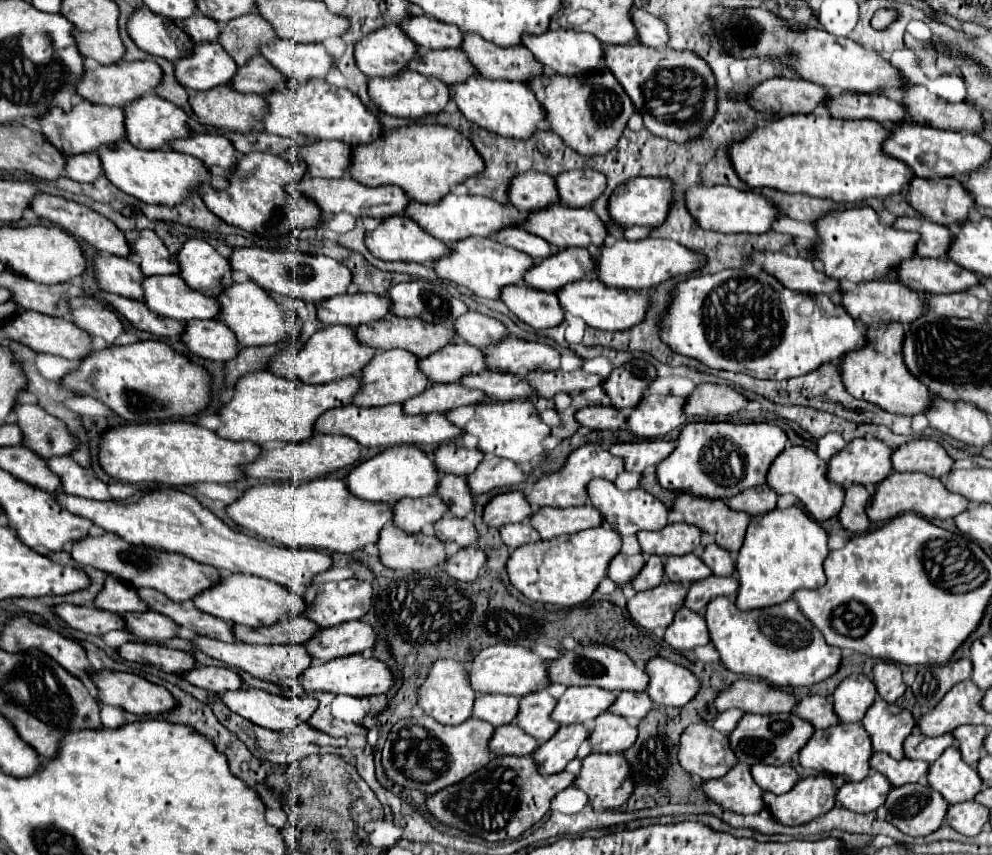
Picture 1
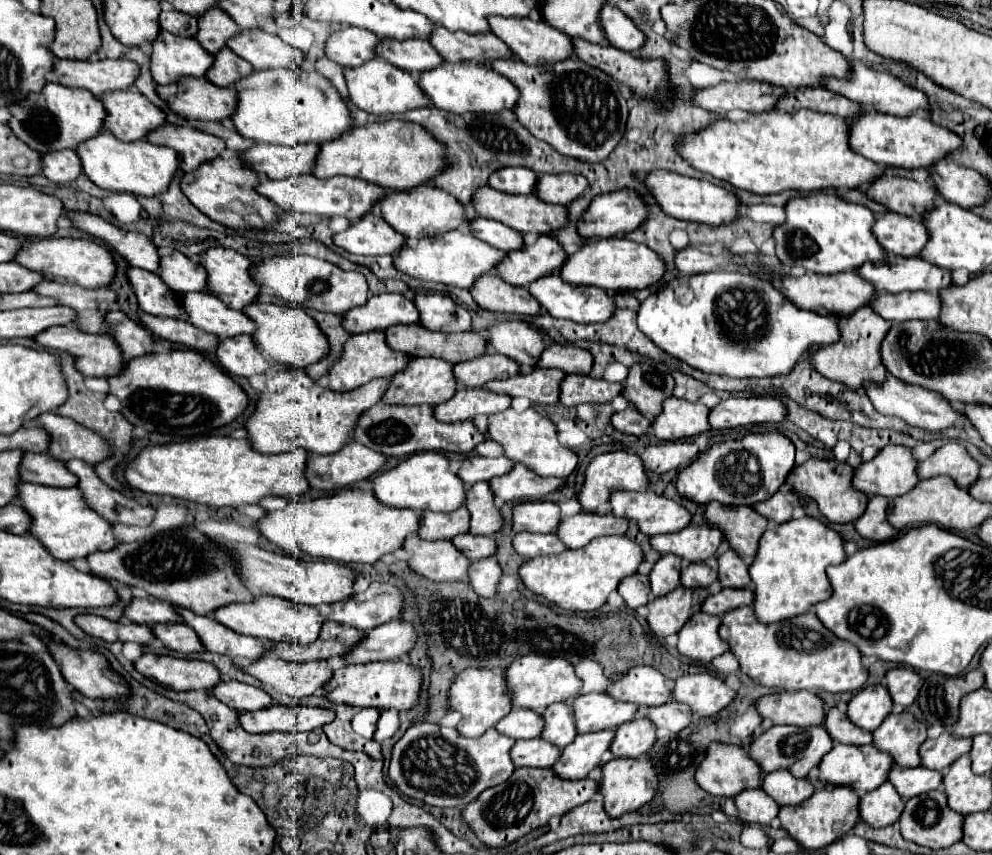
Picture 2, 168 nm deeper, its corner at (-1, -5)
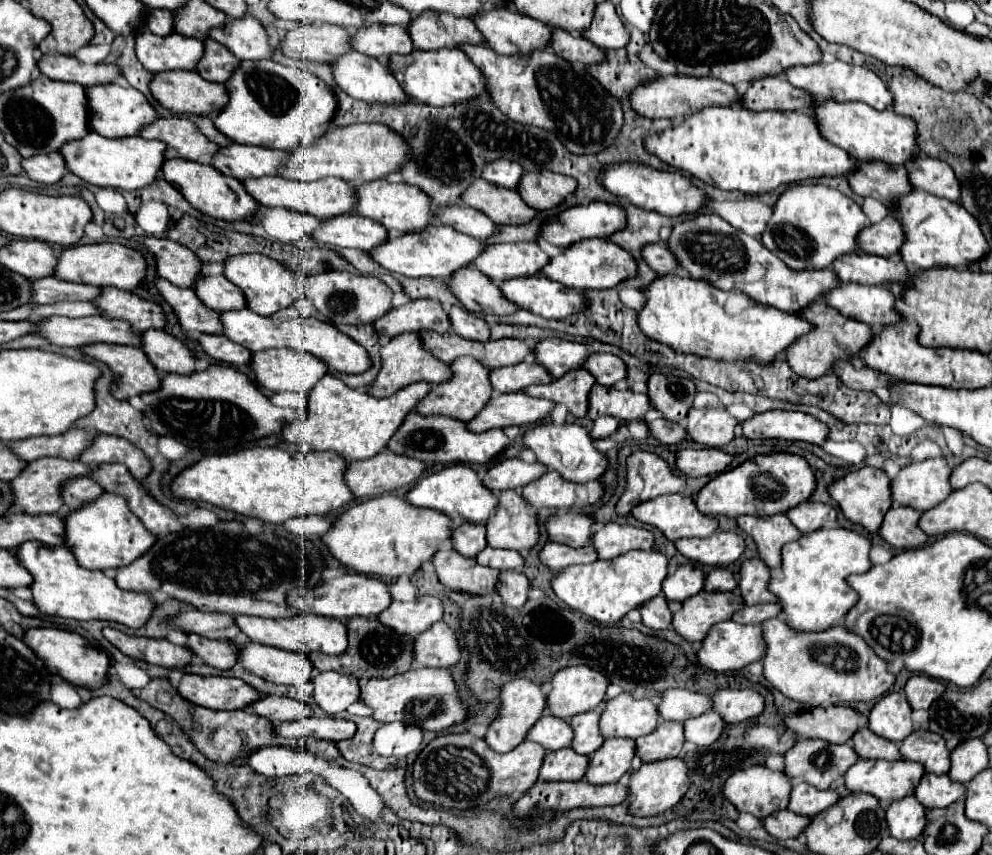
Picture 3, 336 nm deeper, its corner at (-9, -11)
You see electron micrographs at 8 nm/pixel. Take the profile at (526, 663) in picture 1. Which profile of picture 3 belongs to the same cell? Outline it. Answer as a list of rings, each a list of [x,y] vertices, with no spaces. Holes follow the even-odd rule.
[[[583,665],[561,669],[551,683],[553,689],[547,695],[547,707],[551,709],[551,715],[561,719],[591,711],[605,701],[605,691],[609,687],[603,673]]]

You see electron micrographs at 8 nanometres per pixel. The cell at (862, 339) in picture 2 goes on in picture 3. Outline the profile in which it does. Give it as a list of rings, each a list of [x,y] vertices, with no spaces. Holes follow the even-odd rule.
[[[815,303],[815,307],[807,307],[807,311],[799,311],[799,317],[807,319],[809,323],[815,323],[815,331],[811,331],[811,333],[803,335],[803,339],[795,341],[791,345],[791,349],[787,349],[785,359],[787,359],[789,367],[793,367],[793,371],[805,379],[817,379],[817,377],[829,373],[831,365],[837,359],[851,361],[851,357],[863,347],[863,343],[869,343],[871,335],[873,335],[873,329],[869,325],[843,317],[839,311],[835,311],[827,303]]]

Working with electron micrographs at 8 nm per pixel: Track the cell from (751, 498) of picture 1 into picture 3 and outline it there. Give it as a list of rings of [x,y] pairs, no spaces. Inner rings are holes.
[[[807,501],[801,503],[801,507],[793,507],[791,511],[787,511],[787,517],[803,533],[813,533],[825,525],[837,523],[835,507],[825,503],[815,503],[815,501]]]

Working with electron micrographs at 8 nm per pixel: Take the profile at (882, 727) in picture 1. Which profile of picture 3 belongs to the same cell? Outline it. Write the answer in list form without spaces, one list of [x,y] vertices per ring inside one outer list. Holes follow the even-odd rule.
[[[917,729],[899,745],[899,751],[903,759],[921,763],[927,773],[945,775],[951,769],[945,739],[937,733]]]

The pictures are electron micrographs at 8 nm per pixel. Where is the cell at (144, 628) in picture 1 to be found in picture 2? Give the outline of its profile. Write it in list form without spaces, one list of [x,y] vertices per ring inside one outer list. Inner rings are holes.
[[[159,623],[151,627],[153,635],[163,641],[165,647],[179,651],[179,653],[193,653],[193,651],[203,651],[203,645],[197,637],[197,633],[183,625],[183,623]]]

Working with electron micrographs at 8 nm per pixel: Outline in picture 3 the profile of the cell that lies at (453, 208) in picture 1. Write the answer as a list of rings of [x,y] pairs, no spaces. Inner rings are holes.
[[[377,179],[371,183],[359,185],[357,195],[359,195],[359,205],[355,211],[363,217],[375,219],[385,229],[395,229],[399,233],[411,233],[411,231],[425,229],[433,221],[431,199],[423,191],[419,191],[419,187],[413,187],[407,183],[389,183],[387,179]]]

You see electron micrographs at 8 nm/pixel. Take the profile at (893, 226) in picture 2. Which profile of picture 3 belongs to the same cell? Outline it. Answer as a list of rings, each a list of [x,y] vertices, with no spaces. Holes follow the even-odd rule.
[[[891,215],[859,231],[859,251],[869,255],[889,257],[899,253],[903,243],[903,229]]]

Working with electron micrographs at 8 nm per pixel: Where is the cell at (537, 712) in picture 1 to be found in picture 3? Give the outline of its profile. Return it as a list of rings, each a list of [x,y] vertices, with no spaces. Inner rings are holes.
[[[587,711],[571,717],[571,727],[575,731],[573,751],[581,755],[591,755],[603,745],[603,735],[599,731],[599,715],[601,711]]]

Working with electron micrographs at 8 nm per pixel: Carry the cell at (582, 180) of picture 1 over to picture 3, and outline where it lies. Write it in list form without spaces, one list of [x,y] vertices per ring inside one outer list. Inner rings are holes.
[[[527,171],[519,181],[517,193],[535,211],[557,207],[567,195],[575,191],[575,179],[555,175],[551,171]]]

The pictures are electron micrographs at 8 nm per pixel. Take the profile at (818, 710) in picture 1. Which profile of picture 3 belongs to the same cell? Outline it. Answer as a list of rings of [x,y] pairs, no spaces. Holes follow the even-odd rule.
[[[859,729],[853,735],[853,749],[861,759],[887,759],[887,761],[899,761],[899,745],[875,735],[869,729]]]

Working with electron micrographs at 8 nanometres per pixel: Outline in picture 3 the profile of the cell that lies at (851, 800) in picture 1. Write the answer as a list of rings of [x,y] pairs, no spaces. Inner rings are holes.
[[[915,797],[895,801],[887,809],[887,825],[897,839],[919,839],[927,825],[925,807]]]

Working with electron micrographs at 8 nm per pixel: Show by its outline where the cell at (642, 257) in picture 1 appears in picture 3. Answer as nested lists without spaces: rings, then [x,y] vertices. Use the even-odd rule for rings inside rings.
[[[585,239],[579,243],[573,243],[569,249],[563,249],[561,255],[551,257],[551,263],[543,267],[541,275],[549,277],[551,281],[563,283],[571,289],[607,289],[615,287],[627,277],[635,275],[635,259],[609,239]]]

